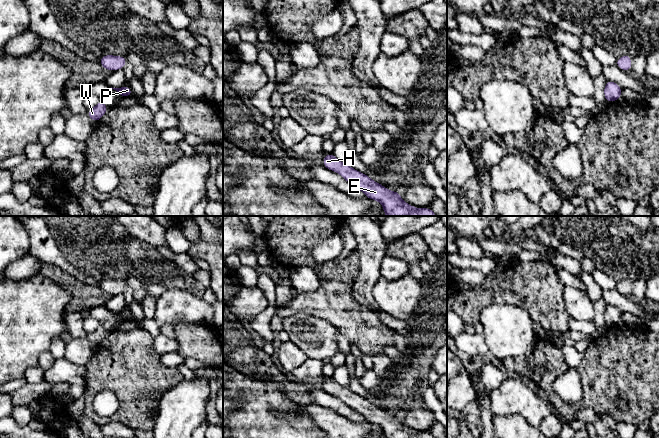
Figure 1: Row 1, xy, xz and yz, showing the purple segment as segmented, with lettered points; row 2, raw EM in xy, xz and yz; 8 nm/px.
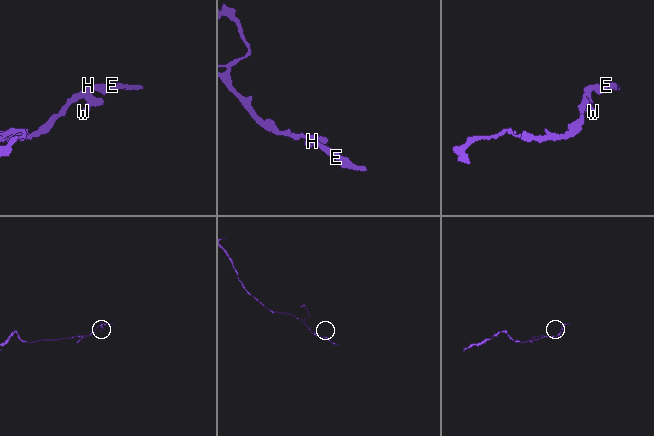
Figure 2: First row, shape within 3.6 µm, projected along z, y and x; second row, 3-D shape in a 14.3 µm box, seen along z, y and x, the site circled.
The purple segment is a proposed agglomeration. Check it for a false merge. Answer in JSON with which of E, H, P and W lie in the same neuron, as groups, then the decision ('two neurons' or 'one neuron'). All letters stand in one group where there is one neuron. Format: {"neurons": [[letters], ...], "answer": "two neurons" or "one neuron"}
{"neurons": [["E", "H", "P", "W"]], "answer": "one neuron"}

